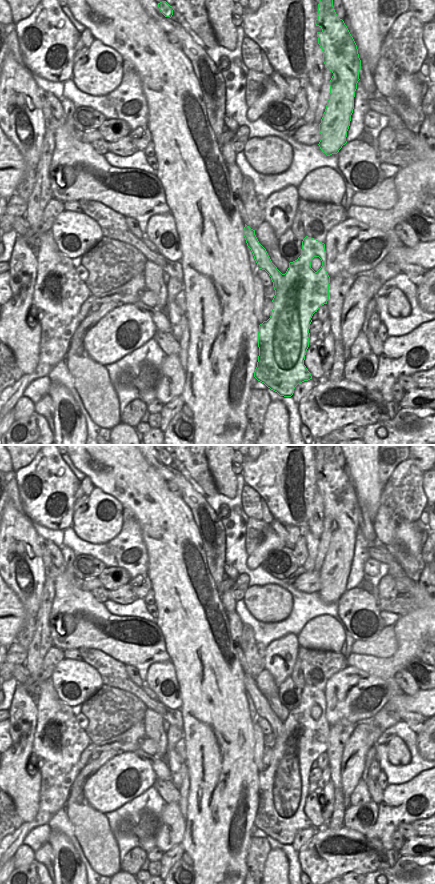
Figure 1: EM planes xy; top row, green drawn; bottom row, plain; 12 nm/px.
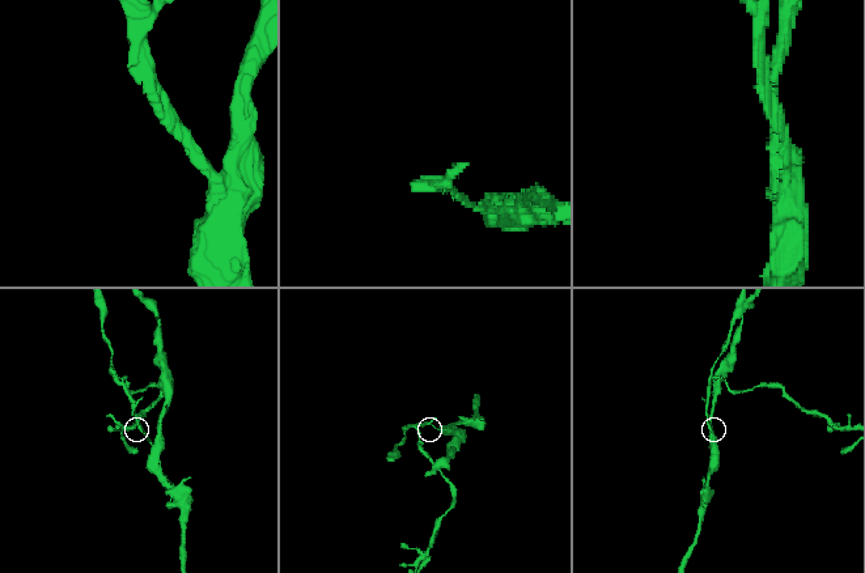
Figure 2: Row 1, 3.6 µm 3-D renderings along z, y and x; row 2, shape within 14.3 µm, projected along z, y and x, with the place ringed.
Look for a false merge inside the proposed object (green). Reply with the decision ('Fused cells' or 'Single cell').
Fused cells.

